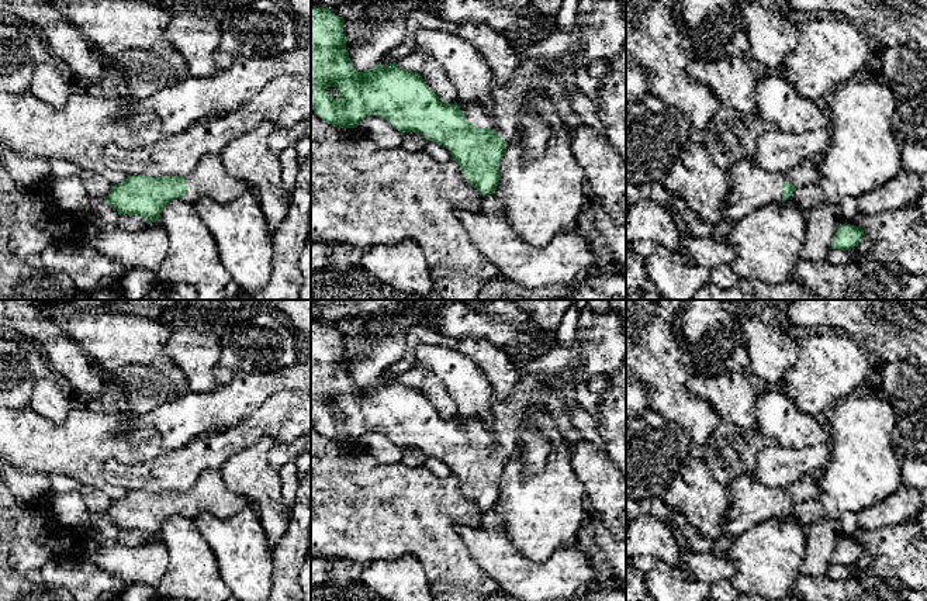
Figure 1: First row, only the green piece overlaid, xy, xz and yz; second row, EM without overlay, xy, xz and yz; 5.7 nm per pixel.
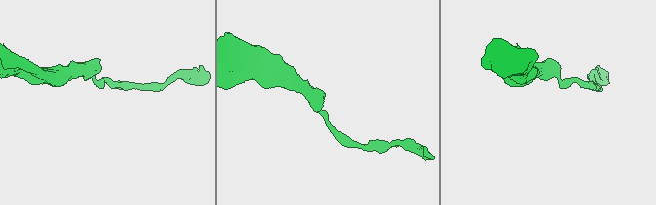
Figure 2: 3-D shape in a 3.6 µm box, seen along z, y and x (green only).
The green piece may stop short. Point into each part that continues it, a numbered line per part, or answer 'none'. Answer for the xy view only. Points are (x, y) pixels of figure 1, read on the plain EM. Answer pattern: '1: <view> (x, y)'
1: xy (208, 494)

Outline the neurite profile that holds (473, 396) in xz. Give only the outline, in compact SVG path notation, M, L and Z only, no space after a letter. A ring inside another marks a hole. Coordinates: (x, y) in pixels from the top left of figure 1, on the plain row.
M421 343L414 352L414 366L436 374L446 386L457 410L457 418L484 421L491 429L491 407L495 401L492 386L482 370L457 349Z

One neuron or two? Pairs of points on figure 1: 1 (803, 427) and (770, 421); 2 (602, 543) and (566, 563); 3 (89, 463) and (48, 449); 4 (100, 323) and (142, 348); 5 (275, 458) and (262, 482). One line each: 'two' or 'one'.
1: one
2: two
3: one
4: one
5: two

